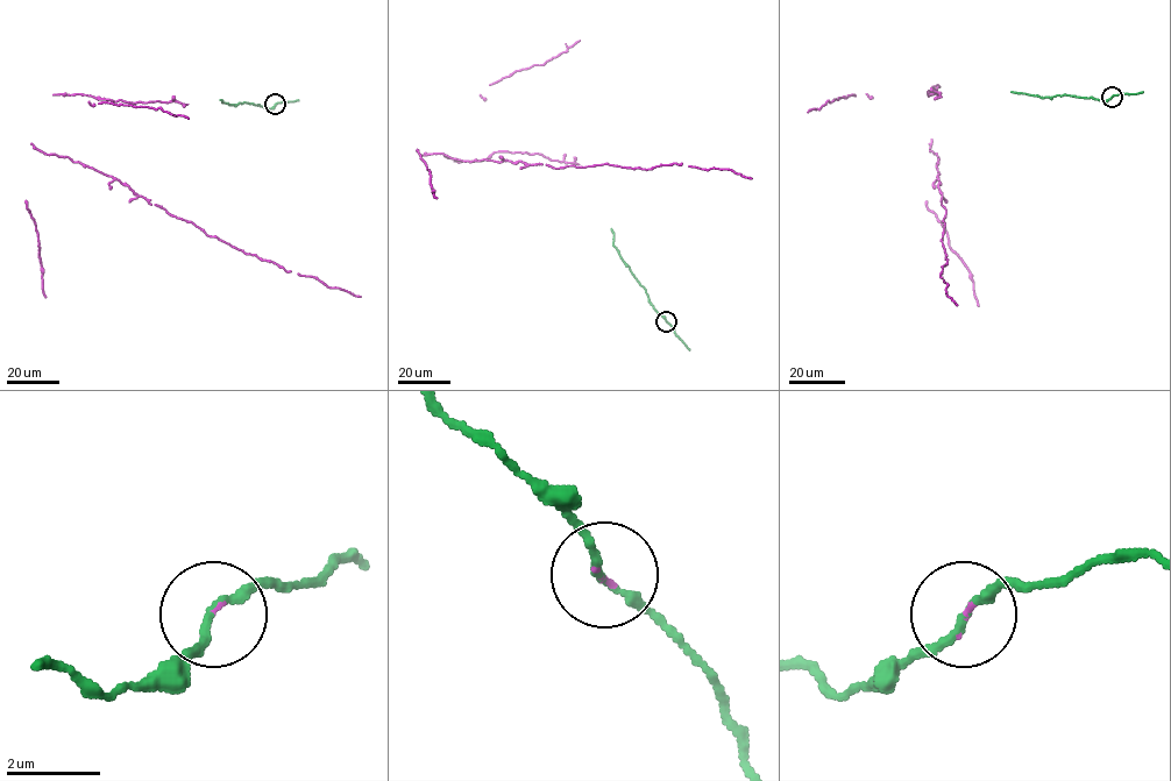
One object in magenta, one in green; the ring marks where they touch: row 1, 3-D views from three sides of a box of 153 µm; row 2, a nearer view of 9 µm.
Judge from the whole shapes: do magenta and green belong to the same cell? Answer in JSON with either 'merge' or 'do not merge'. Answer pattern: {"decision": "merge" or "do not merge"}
{"decision": "merge"}

